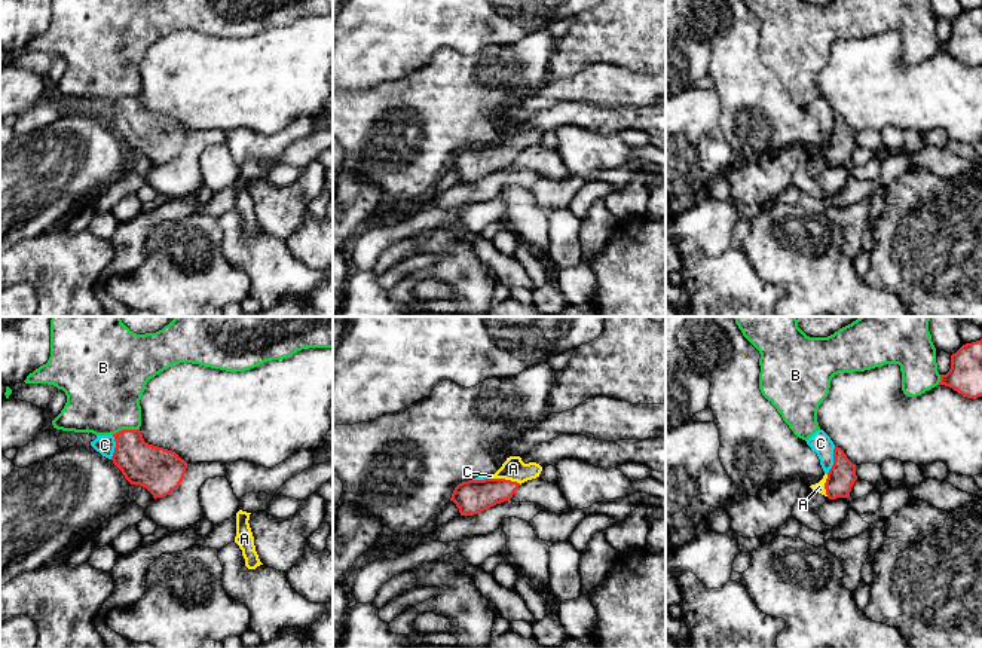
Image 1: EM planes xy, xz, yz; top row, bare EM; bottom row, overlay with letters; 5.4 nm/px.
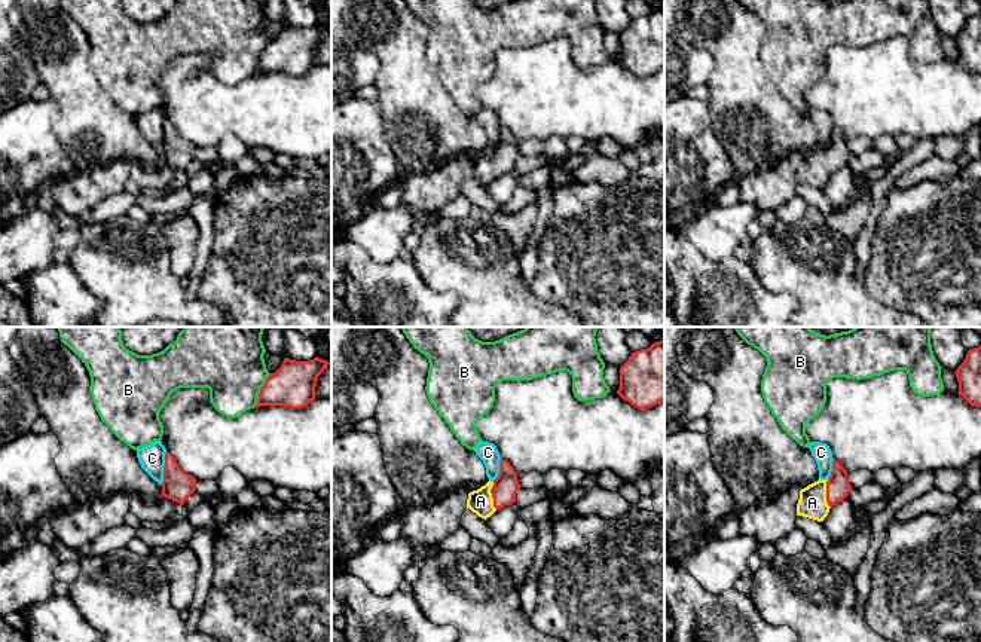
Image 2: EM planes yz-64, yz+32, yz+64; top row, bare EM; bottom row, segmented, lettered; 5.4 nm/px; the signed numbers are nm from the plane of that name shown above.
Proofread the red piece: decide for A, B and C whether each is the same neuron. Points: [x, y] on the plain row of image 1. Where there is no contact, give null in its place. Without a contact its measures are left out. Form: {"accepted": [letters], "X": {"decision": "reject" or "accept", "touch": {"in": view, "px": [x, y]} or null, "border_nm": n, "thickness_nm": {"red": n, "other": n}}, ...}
{"accepted": ["A"], "A": {"decision": "accept", "touch": {"in": "xz", "px": [507, 147]}, "border_nm": 170, "thickness_nm": {"red": 190, "other": 120}}, "B": {"decision": "reject", "touch": {"in": "xy", "px": [125, 97]}, "border_nm": 160, "thickness_nm": {"red": 240, "other": 400}}, "C": {"decision": "reject", "touch": {"in": "yz", "px": [834, 127]}, "border_nm": 160, "thickness_nm": {"red": 150, "other": 120}}}

